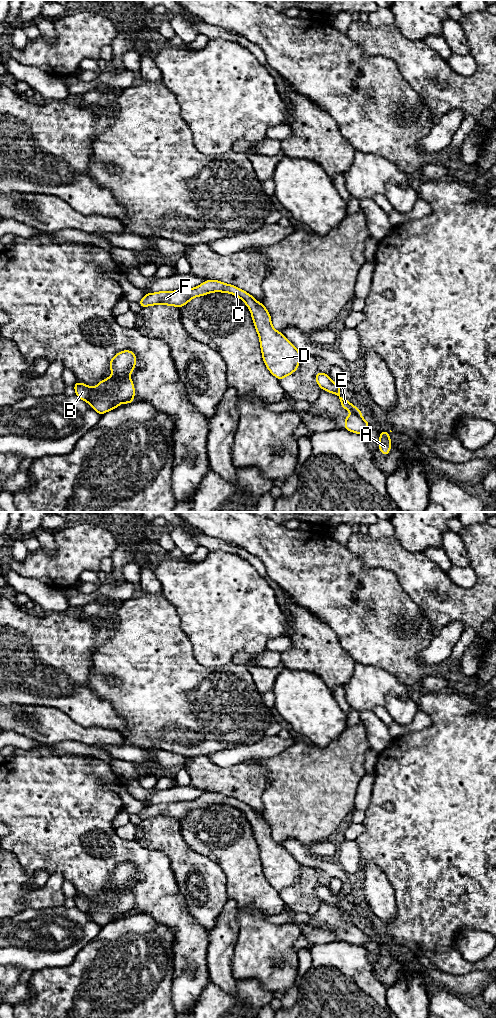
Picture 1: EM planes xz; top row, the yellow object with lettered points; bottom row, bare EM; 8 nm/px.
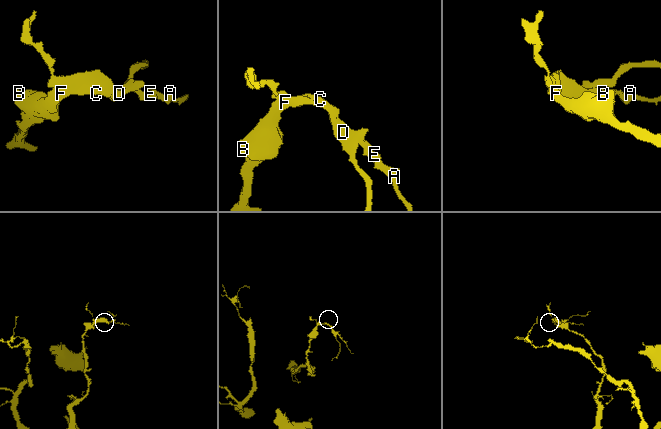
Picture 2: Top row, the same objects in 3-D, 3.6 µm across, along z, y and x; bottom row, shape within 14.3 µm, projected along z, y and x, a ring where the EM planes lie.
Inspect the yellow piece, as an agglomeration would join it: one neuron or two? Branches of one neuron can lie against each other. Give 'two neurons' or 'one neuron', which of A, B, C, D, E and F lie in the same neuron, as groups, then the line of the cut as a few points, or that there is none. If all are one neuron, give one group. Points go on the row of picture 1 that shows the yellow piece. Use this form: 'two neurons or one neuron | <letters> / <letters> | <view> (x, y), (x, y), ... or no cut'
two neurons | A / B C D E F | xz (359, 409), (351, 411)

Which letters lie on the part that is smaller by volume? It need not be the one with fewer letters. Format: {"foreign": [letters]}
{"foreign": ["A"]}

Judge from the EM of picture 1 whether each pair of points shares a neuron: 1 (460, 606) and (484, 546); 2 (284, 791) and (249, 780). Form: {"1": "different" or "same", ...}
{"1": "same", "2": "different"}

